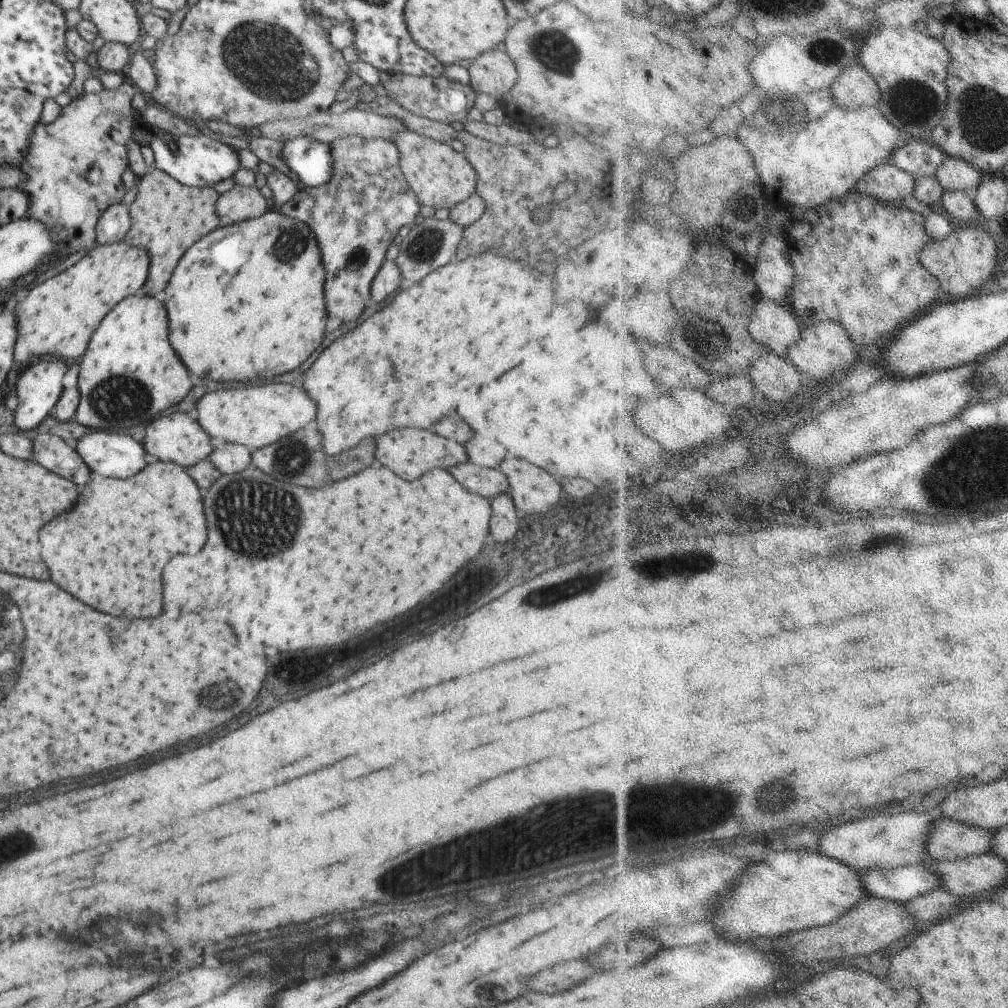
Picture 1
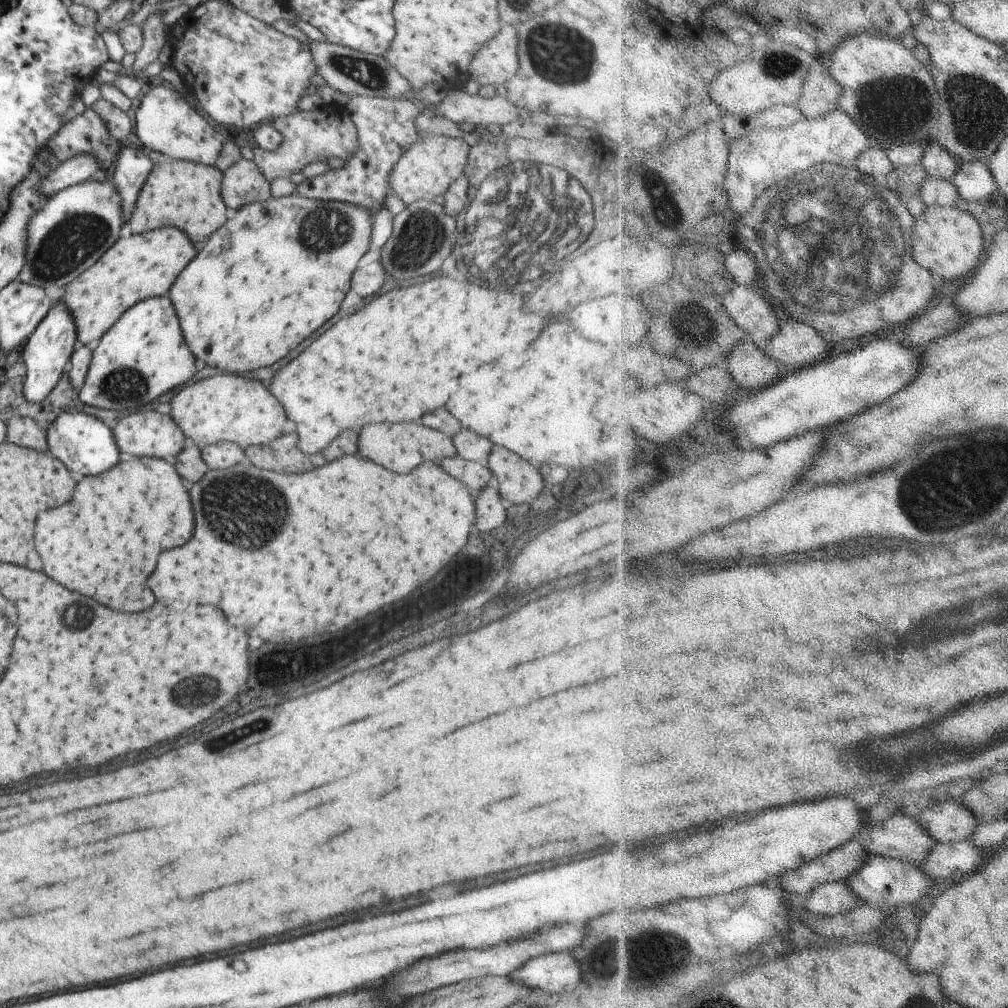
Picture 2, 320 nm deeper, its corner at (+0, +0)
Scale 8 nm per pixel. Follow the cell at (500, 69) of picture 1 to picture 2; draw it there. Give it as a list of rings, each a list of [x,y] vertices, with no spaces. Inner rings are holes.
[[[504,26],[492,40],[484,44],[474,55],[474,60],[471,60],[469,66],[470,79],[477,80],[481,86],[484,84],[504,86],[519,69],[518,38],[516,36],[518,36],[516,26]]]

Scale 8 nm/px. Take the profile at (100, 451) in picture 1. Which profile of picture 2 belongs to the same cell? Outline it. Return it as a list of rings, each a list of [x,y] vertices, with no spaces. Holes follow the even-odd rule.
[[[66,410],[62,411],[46,429],[48,453],[62,460],[68,470],[80,472],[84,476],[88,474],[100,474],[104,470],[110,470],[120,456],[112,425],[104,423],[94,415],[86,411]]]

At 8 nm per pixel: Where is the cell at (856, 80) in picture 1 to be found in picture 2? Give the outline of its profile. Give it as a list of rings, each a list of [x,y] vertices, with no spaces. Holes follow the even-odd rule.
[[[820,59],[809,70],[800,108],[808,119],[828,116],[839,108],[842,85],[831,75],[825,59]]]

